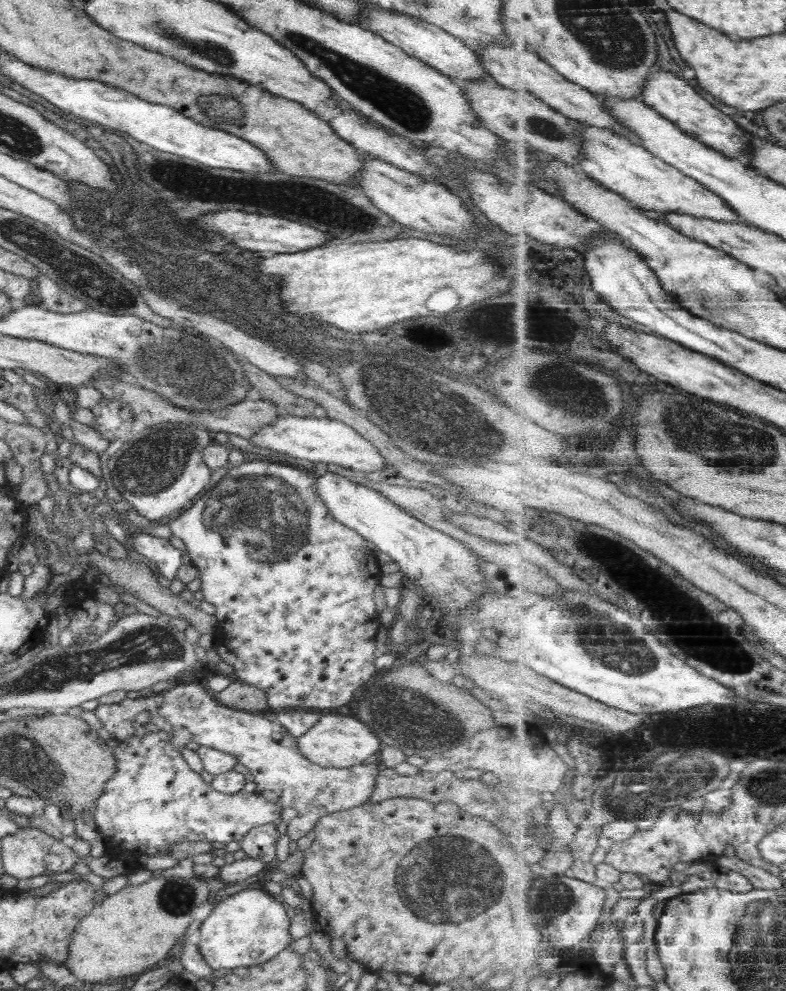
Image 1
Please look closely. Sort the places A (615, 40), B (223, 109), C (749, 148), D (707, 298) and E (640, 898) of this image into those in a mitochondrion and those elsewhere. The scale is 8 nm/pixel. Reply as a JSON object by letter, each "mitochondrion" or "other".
{"A":"mitochondrion","B":"mitochondrion","C":"other","D":"mitochondrion","E":"other"}

